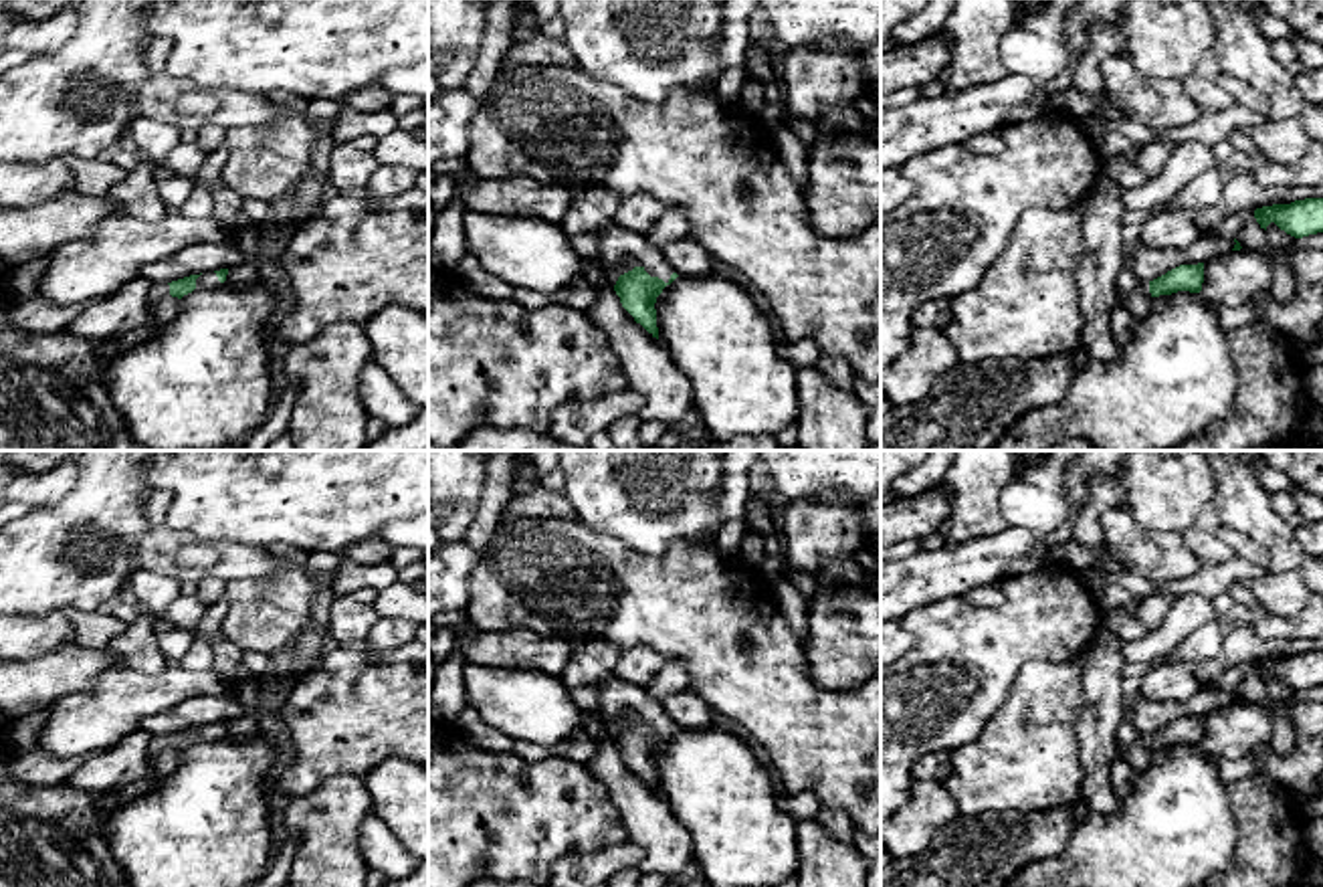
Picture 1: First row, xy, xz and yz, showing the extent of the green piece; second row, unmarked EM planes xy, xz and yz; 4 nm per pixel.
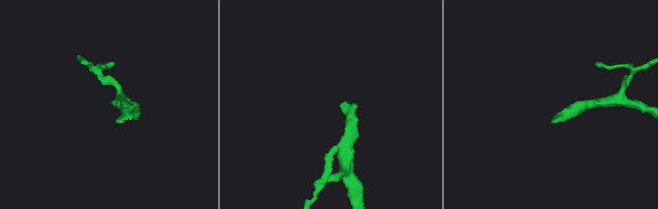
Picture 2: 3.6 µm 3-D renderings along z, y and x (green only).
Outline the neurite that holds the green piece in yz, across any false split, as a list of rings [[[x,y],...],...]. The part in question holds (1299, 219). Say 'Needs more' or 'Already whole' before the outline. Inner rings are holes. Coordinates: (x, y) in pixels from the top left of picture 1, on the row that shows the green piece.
Already whole. [[[1305,198],[1291,204],[1273,204],[1254,210],[1260,228],[1275,222],[1295,238],[1323,232],[1323,198]]]

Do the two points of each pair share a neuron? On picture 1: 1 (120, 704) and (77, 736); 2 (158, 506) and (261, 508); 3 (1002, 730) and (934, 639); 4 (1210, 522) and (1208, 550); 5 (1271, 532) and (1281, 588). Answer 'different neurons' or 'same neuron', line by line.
1: same neuron
2: different neurons
3: different neurons
4: same neuron
5: different neurons

